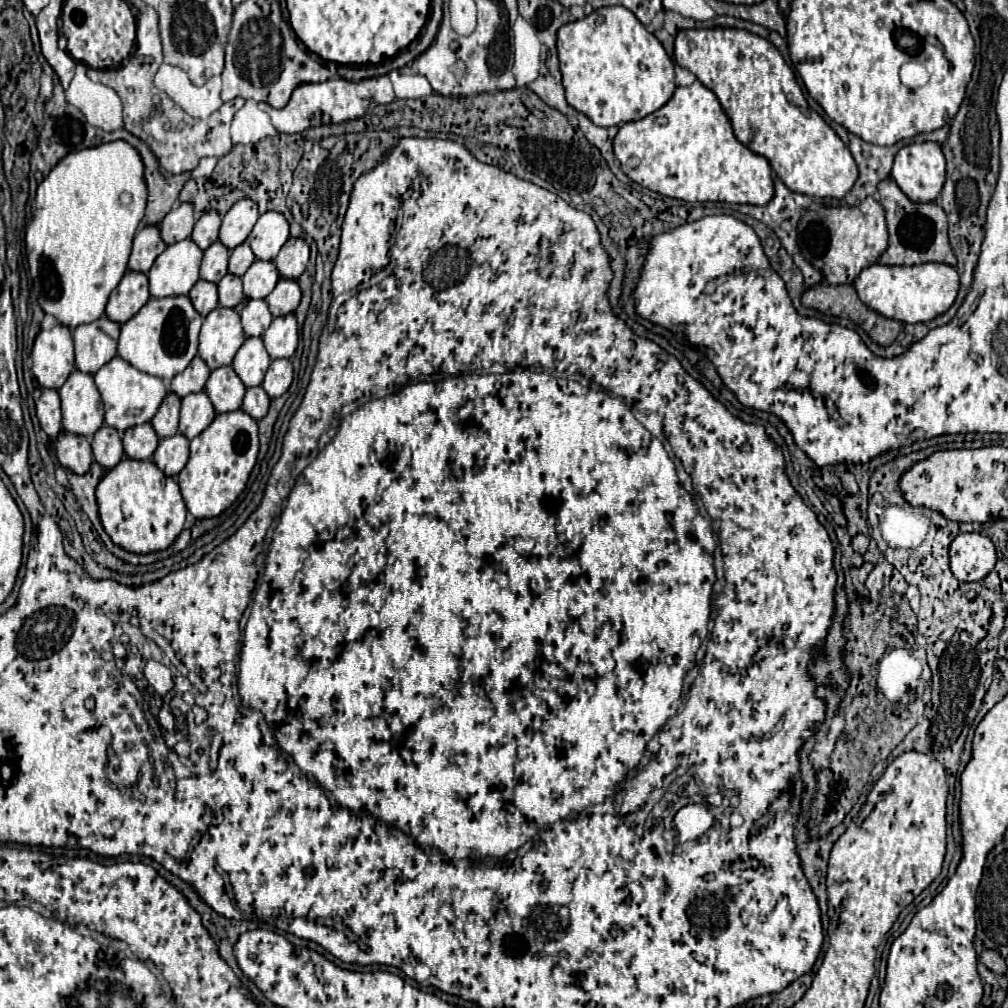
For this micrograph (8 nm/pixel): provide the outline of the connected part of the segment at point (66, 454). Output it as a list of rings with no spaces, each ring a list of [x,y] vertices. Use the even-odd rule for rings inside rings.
[[[62,432],[56,440],[56,458],[64,468],[72,470],[78,476],[86,474],[94,462],[90,442],[66,432]]]

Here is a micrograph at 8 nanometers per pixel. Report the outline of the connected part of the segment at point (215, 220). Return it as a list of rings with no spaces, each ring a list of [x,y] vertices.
[[[214,212],[202,214],[194,226],[192,240],[196,242],[196,246],[200,250],[206,250],[208,246],[212,246],[218,240],[218,230],[220,230],[220,216]]]

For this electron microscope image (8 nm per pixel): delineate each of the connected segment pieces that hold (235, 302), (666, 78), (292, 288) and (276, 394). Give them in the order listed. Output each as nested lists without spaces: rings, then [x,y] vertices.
[[[226,274],[218,282],[218,296],[220,296],[220,306],[222,308],[236,308],[244,302],[242,294],[242,280],[234,274]]]
[[[624,6],[598,8],[590,16],[562,26],[558,30],[558,56],[566,102],[578,112],[586,114],[596,126],[618,126],[624,122],[642,120],[644,116],[662,108],[672,98],[676,88],[674,62],[656,36],[650,34]]]
[[[280,278],[278,284],[276,284],[276,288],[266,298],[270,314],[274,318],[292,314],[298,308],[298,304],[300,304],[300,296],[302,294],[300,294],[298,282],[286,282],[286,278]]]
[[[274,360],[266,372],[262,388],[270,398],[280,398],[292,384],[292,364],[290,360]]]

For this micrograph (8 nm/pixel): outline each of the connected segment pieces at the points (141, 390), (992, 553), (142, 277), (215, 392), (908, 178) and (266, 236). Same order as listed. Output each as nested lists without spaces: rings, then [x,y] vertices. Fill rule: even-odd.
[[[114,356],[108,364],[104,364],[94,374],[94,382],[96,382],[96,388],[104,402],[104,424],[118,430],[120,434],[124,434],[128,428],[150,422],[156,416],[162,400],[168,394],[162,378],[144,374],[118,356]]]
[[[958,534],[950,544],[950,568],[960,582],[978,582],[986,578],[996,564],[996,548],[988,536]]]
[[[128,270],[120,280],[120,284],[110,294],[110,300],[106,304],[106,316],[116,324],[124,324],[132,316],[136,316],[138,310],[148,300],[150,300],[150,292],[148,292],[146,274]]]
[[[222,366],[210,374],[204,392],[208,394],[216,414],[224,414],[242,408],[246,386],[236,376],[232,366]]]
[[[938,144],[904,146],[894,160],[892,178],[912,202],[934,202],[944,186],[946,162]]]
[[[266,212],[258,218],[252,234],[248,236],[248,244],[258,260],[270,262],[278,256],[280,248],[288,240],[288,222],[278,212]]]

